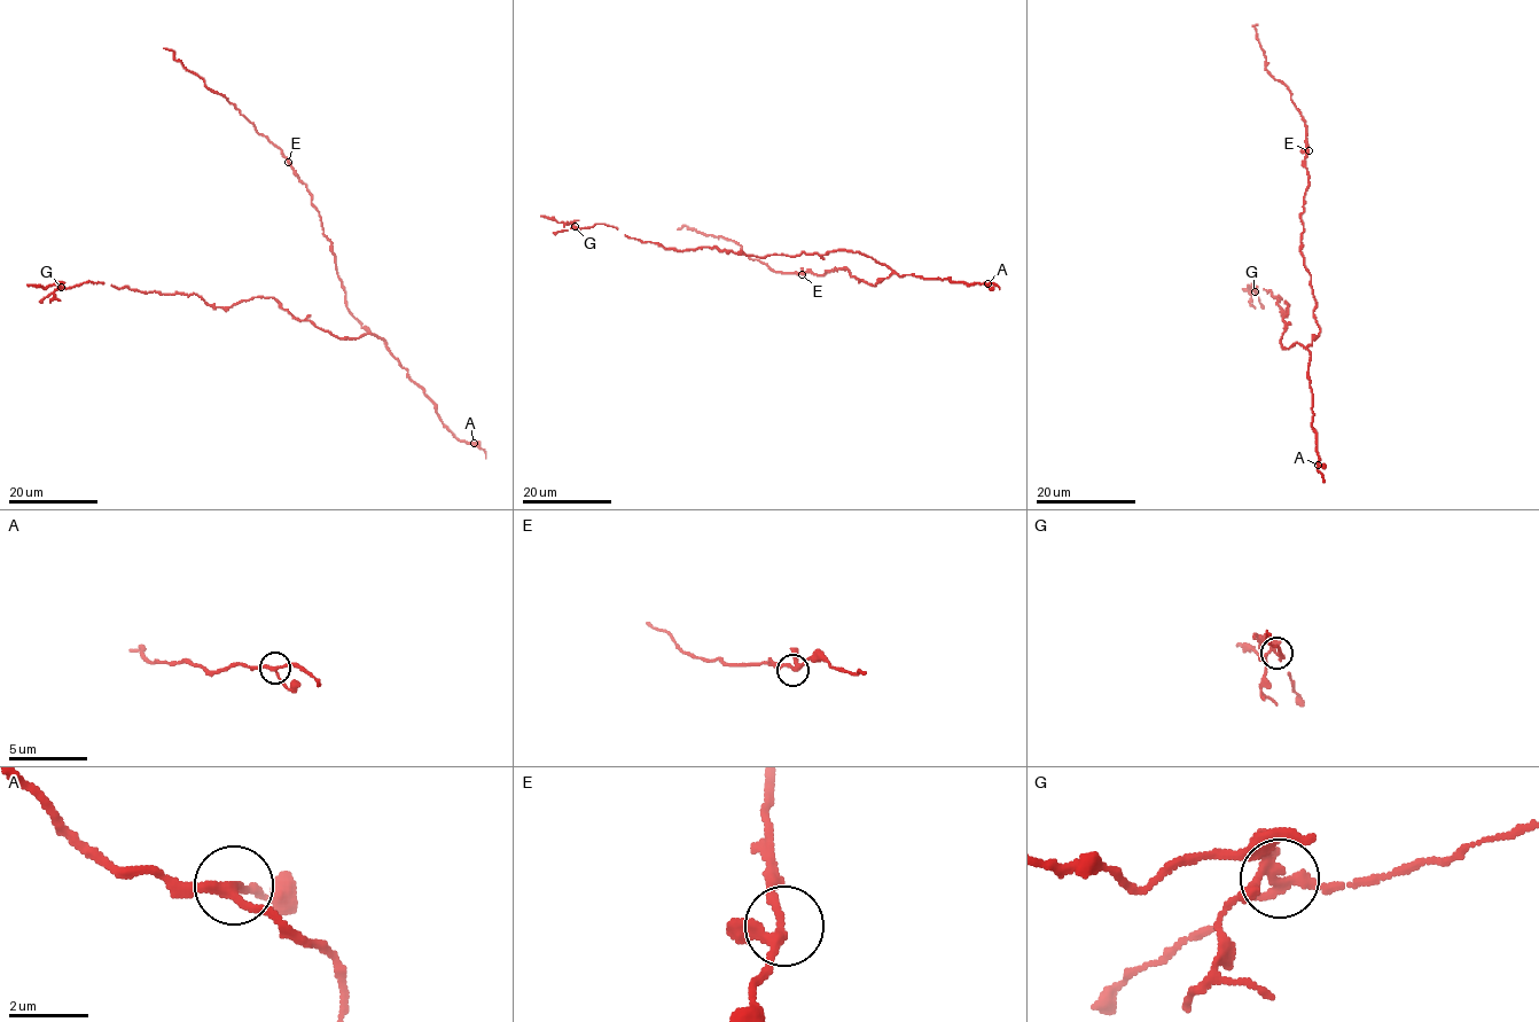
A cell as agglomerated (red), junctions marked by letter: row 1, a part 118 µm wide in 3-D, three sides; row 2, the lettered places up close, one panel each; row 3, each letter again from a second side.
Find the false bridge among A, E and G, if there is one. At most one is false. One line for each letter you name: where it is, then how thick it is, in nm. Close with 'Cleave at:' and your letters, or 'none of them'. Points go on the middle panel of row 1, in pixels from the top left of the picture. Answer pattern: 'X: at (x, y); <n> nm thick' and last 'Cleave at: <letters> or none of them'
G: at (575, 226); 240 nm thick
Cleave at: G

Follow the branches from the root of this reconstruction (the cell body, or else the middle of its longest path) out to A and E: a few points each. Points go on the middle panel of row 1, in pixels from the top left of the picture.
A: (891, 273), (948, 278), (969, 285), (987, 283)
E: (891, 273), (874, 286), (851, 277), (846, 268), (826, 271), (823, 274), (810, 271), (802, 274)

